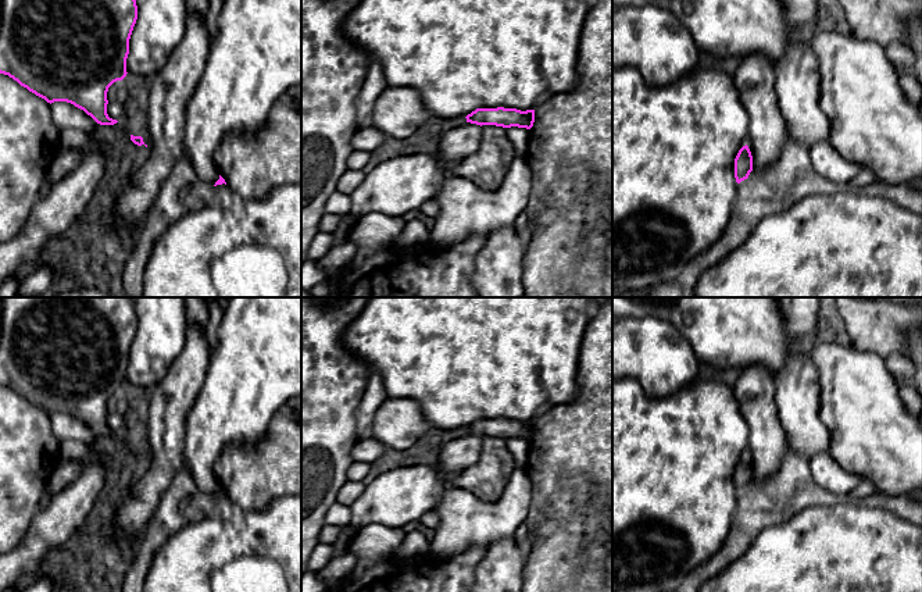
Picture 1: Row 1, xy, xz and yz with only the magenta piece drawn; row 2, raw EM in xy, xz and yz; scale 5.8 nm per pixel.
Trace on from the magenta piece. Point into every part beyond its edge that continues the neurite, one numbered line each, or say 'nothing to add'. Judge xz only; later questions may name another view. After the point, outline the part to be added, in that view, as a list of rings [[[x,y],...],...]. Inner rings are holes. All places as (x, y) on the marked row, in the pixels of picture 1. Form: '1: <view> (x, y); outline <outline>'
nothing to add

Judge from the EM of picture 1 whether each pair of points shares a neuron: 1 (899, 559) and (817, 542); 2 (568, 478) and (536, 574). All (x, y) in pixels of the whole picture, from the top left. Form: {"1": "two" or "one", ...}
{"1": "one", "2": "one"}

